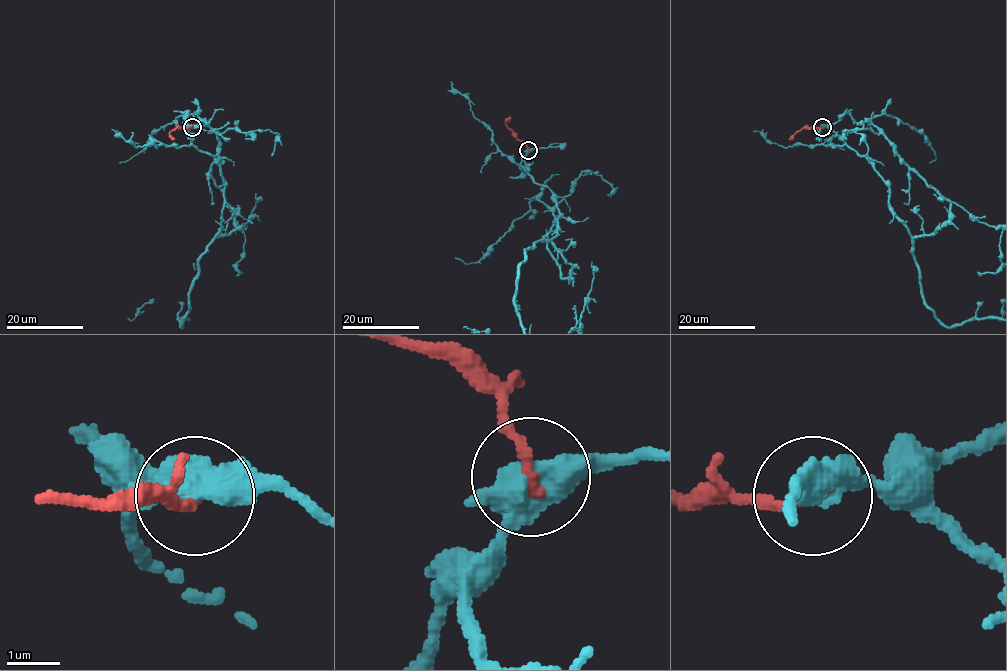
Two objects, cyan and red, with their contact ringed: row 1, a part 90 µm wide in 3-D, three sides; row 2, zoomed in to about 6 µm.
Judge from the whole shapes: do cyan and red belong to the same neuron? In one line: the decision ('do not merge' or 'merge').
do not merge

